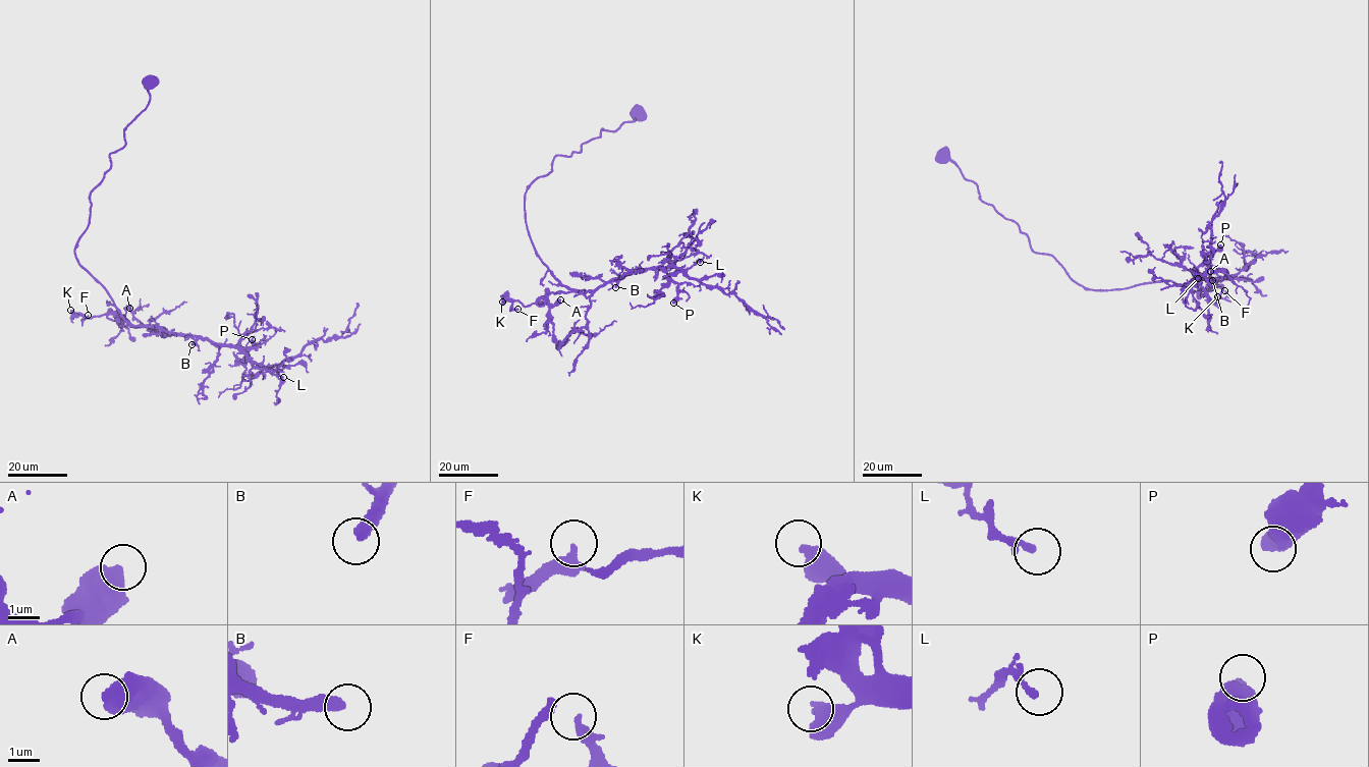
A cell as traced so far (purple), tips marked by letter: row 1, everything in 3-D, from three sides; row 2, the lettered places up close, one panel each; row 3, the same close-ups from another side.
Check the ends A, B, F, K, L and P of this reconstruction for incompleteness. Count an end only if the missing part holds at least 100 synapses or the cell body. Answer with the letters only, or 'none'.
B

